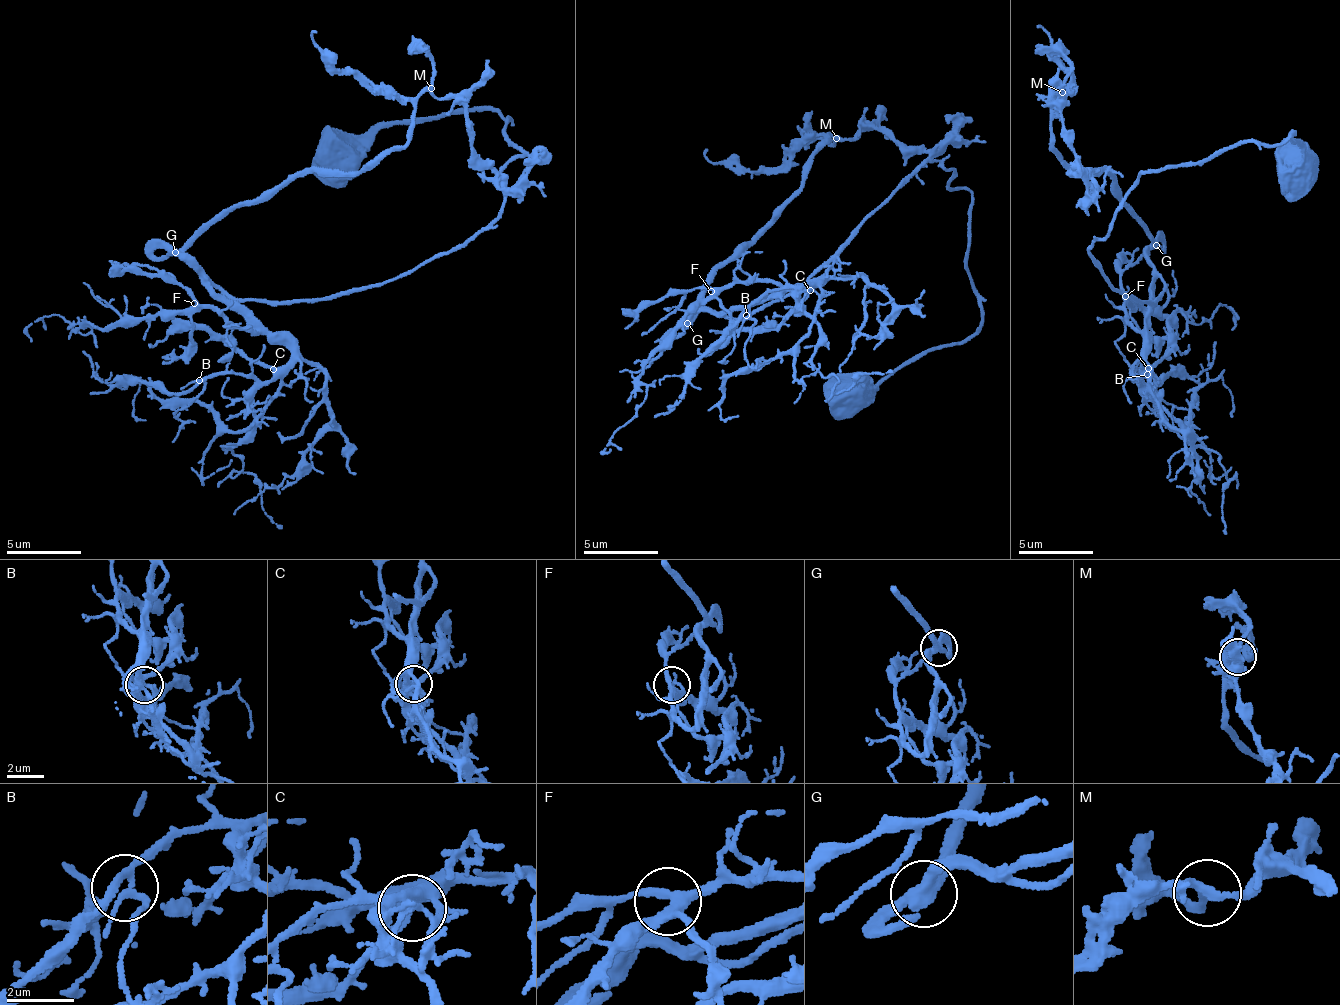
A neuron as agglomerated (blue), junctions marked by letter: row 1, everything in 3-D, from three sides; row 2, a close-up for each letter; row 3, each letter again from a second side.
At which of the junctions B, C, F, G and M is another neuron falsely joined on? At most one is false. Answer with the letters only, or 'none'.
none

